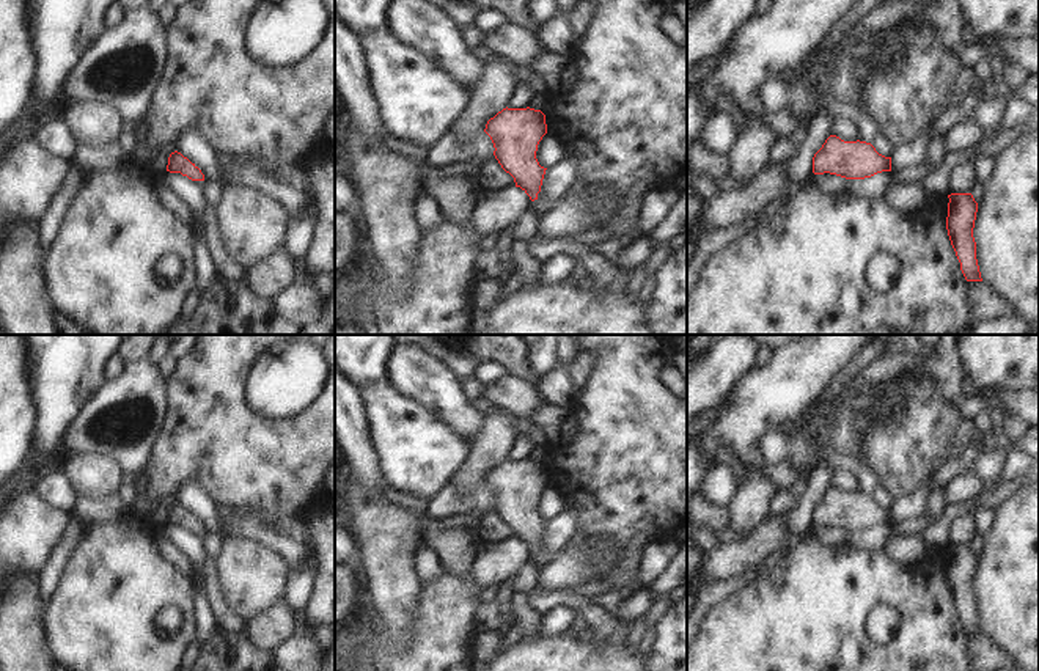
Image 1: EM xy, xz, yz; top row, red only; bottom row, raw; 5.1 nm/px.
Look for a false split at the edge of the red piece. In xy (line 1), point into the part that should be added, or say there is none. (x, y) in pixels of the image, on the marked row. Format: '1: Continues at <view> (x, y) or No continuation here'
1: No continuation here

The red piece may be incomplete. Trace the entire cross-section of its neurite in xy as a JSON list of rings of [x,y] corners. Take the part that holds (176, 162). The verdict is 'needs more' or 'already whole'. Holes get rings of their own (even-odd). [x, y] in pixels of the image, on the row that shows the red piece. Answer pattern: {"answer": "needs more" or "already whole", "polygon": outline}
{"answer": "already whole", "polygon": [[[178,151],[170,154],[167,171],[181,173],[192,181],[204,181],[201,170]]]}

